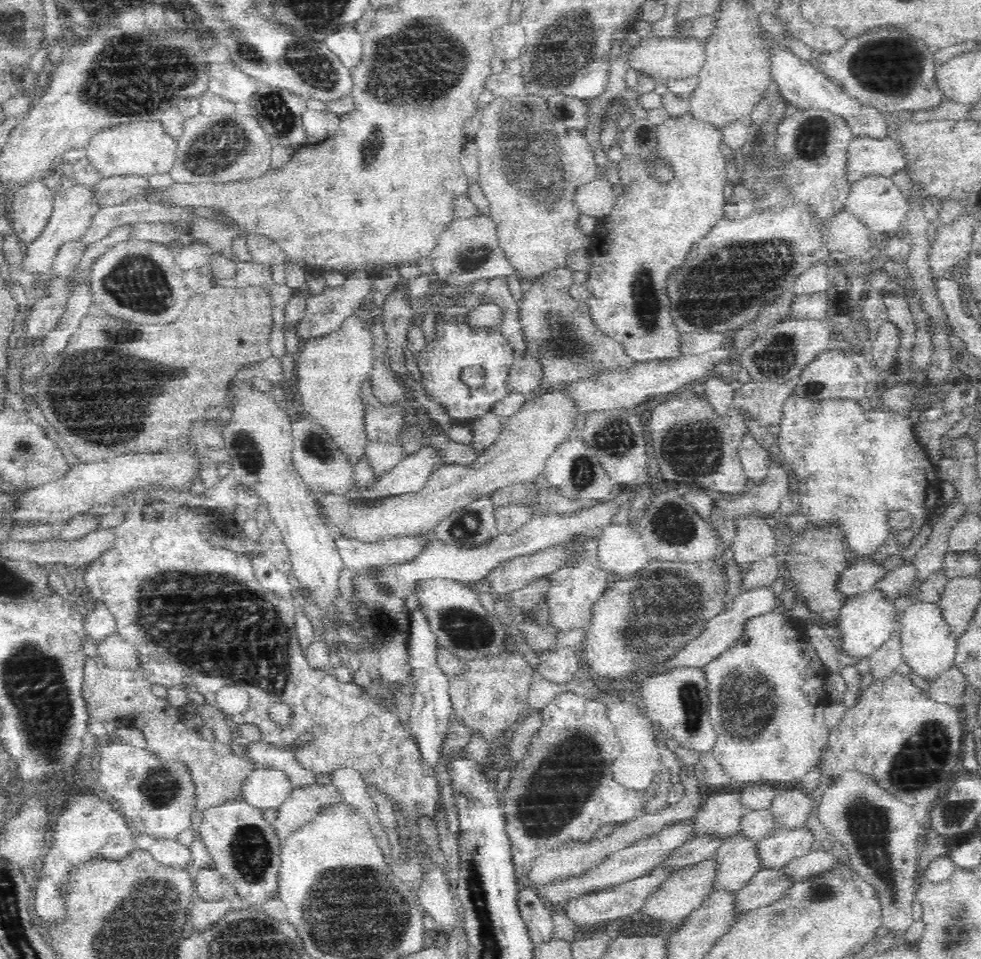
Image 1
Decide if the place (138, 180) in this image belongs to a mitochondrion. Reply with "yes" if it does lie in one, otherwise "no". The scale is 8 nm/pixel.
no

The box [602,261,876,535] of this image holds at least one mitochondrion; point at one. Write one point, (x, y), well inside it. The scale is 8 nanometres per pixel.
(692, 448)

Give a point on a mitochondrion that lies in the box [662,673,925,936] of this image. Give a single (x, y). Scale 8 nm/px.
(867, 823)

